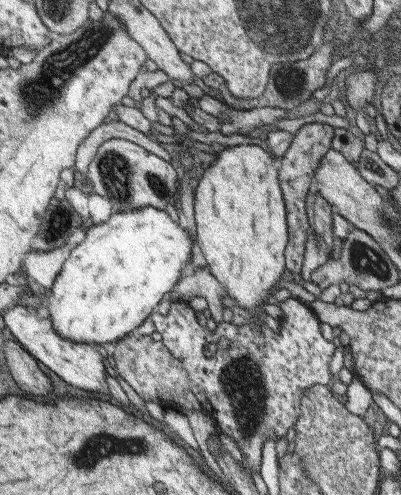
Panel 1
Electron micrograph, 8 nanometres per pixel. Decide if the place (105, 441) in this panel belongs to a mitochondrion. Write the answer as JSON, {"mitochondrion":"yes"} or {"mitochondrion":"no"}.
{"mitochondrion":"yes"}

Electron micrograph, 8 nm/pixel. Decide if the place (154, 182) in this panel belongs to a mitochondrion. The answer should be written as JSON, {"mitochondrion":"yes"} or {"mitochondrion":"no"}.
{"mitochondrion":"yes"}

